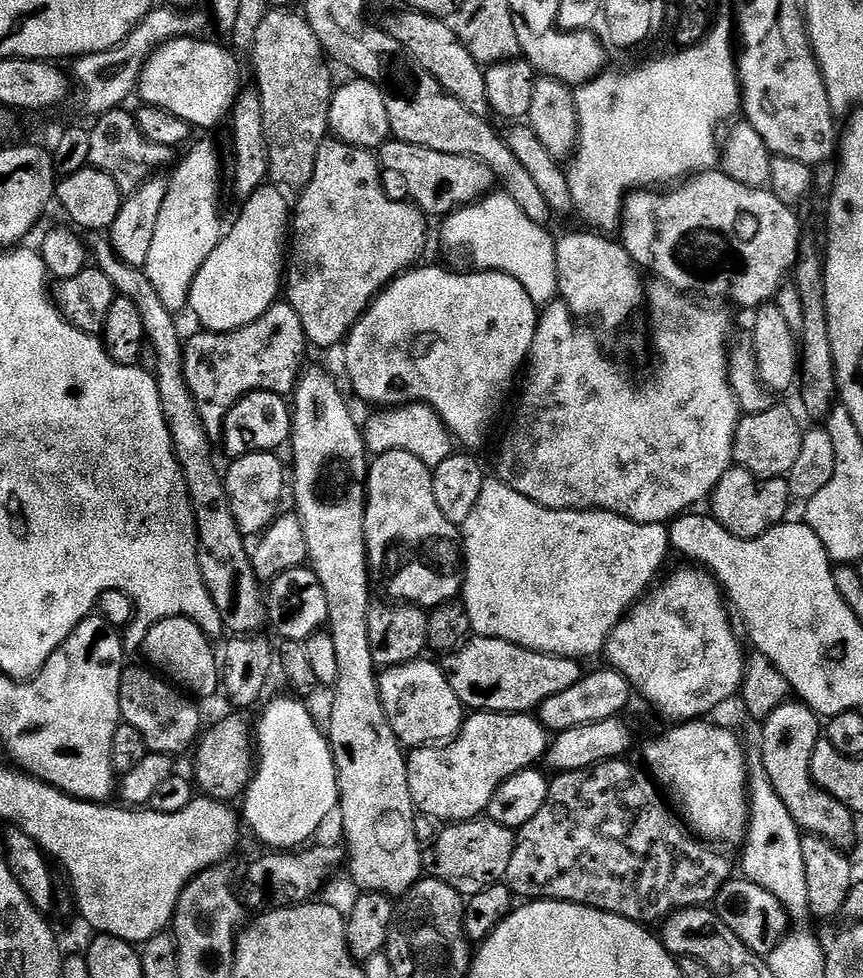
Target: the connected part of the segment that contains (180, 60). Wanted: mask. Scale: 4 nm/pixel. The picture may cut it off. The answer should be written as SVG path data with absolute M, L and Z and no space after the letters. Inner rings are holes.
M178 36L174 40L167 40L159 44L148 56L144 63L144 69L140 72L138 96L141 96L145 105L161 108L178 118L182 118L193 129L212 128L229 119L232 110L236 106L236 100L240 97L242 85L240 85L240 64L236 56L228 48L220 44L211 44L205 38L193 38L190 36Z

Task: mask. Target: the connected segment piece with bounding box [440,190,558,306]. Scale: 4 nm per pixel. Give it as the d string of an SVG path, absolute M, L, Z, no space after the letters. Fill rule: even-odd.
M492 190L487 194L480 197L479 200L474 200L470 204L465 204L462 208L457 208L455 212L449 212L447 216L443 217L442 224L444 224L444 229L441 230L440 236L444 239L444 244L448 248L461 248L470 259L473 260L475 267L480 270L487 270L489 272L505 272L510 274L514 278L518 278L518 282L522 282L522 286L526 286L526 290L530 294L530 298L538 306L547 306L557 299L558 289L556 287L556 245L554 243L553 237L550 235L548 237L548 230L545 227L540 227L534 221L523 213L519 208L517 202L514 198L507 195L504 190Z

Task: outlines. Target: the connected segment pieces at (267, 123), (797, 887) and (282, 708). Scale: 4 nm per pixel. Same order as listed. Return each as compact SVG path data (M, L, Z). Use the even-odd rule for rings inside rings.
M292 8L269 9L259 22L252 40L252 66L256 91L262 102L263 129L266 135L269 179L276 184L312 180L317 166L317 154L329 135L331 102L336 88L326 64L326 53L317 40L313 28L299 11Z
M758 754L748 756L748 791L750 793L750 815L748 817L746 843L743 845L743 848L745 847L743 875L758 886L770 890L770 894L777 896L784 903L785 908L793 913L805 911L809 907L809 903L807 868L802 856L802 830L796 825L786 802L776 792L768 777L768 772L764 768L764 760Z
M287 695L270 701L268 705L265 703L260 721L255 721L258 759L253 778L242 797L242 820L247 831L249 828L272 850L296 850L307 845L307 840L327 822L328 815L337 811L340 802L336 755L325 729L316 725L303 699Z

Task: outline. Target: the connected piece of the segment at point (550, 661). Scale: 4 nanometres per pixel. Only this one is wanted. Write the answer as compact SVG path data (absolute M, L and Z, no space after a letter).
M485 636L461 643L455 652L445 655L442 660L448 681L465 709L521 714L539 709L546 698L554 698L554 694L562 694L562 690L570 690L570 686L581 680L580 664L579 659L571 656L549 656L547 652L534 652L531 648L519 648L505 640Z

